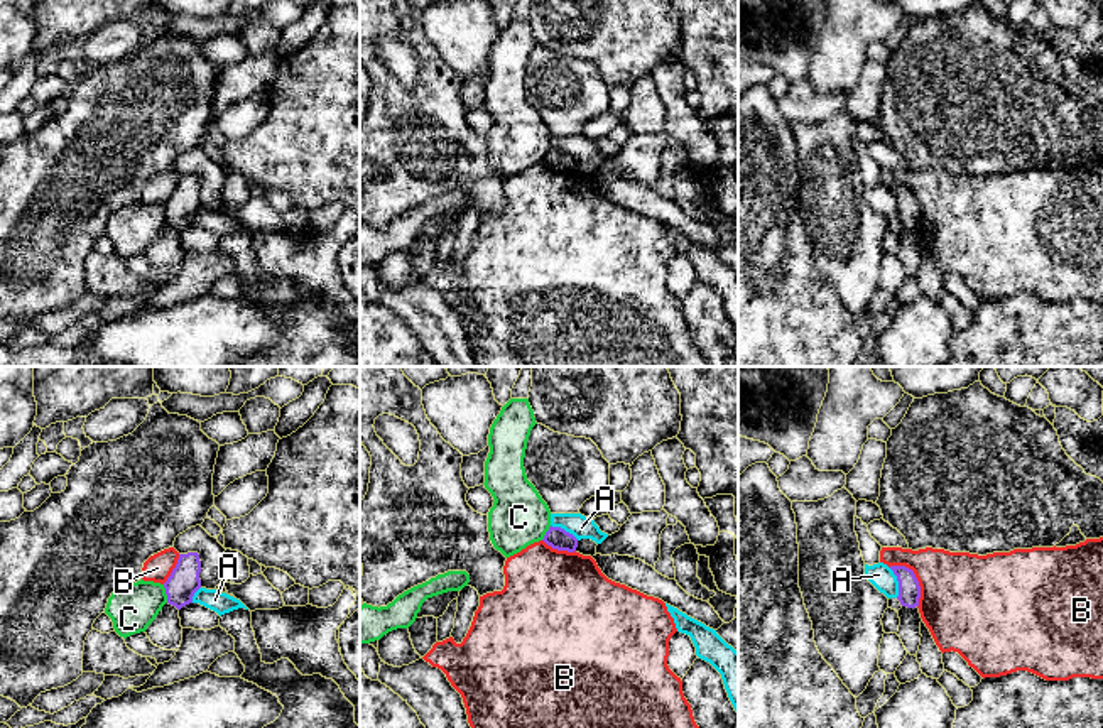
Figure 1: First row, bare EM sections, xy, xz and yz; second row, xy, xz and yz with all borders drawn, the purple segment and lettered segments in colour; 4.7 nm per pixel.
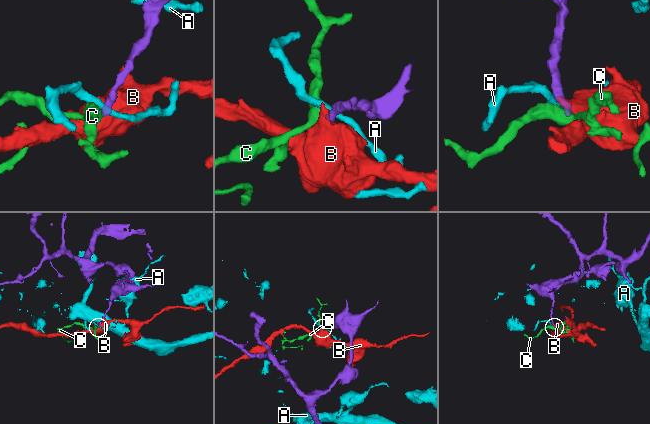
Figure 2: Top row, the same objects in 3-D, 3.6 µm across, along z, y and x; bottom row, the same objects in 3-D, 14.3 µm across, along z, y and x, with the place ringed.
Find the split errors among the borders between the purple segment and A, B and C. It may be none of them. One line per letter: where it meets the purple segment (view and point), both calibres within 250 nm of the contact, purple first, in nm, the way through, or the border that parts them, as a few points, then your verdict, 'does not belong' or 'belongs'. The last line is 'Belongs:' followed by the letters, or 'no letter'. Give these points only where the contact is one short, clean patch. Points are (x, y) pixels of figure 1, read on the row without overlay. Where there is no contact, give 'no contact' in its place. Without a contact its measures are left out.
A: meets purple in yz at (899, 205); 110 nm thick on the purple side, 110 nm on the other; does not belong
B: meets purple in yz at (916, 200); 110 nm thick on the purple side, 420 nm on the other; border along yz (891, 186), (904, 186), (912, 193), (919, 208), (918, 228); does not belong
C: meets purple in xy at (166, 215); 150 nm thick on the purple side, 220 nm on the other; border along xy (163, 206), (168, 223); does not belong
Belongs: no letter

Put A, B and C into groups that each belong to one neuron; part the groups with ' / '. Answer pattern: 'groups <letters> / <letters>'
groups A / B / C

